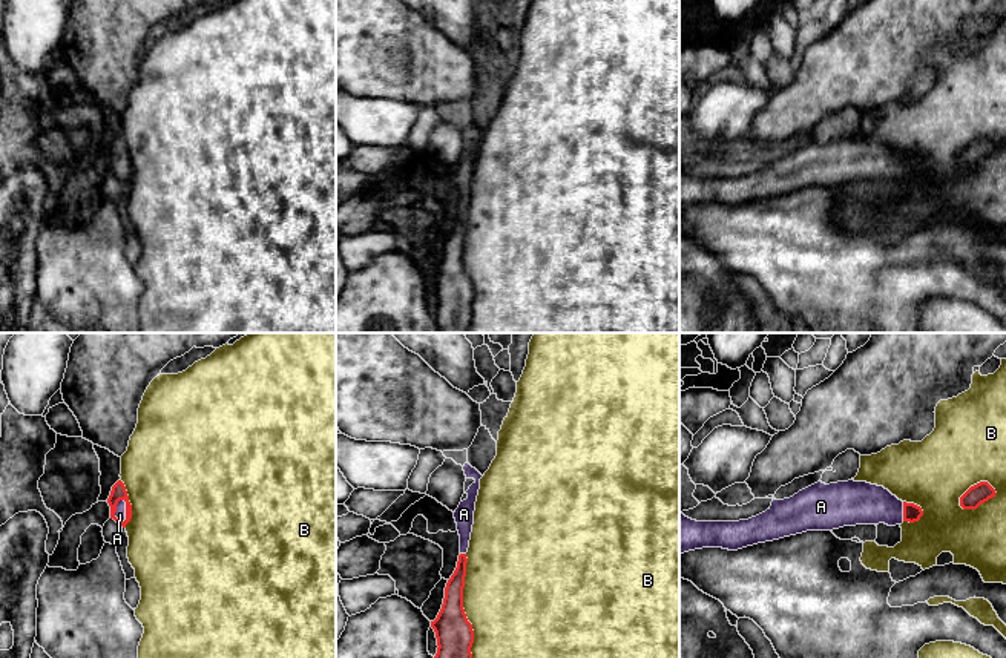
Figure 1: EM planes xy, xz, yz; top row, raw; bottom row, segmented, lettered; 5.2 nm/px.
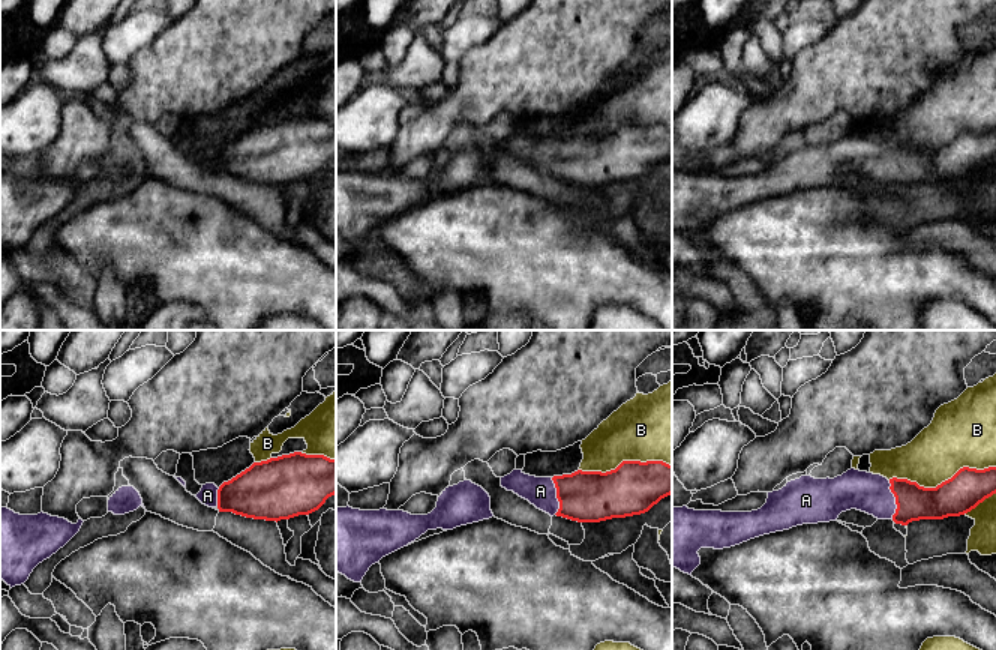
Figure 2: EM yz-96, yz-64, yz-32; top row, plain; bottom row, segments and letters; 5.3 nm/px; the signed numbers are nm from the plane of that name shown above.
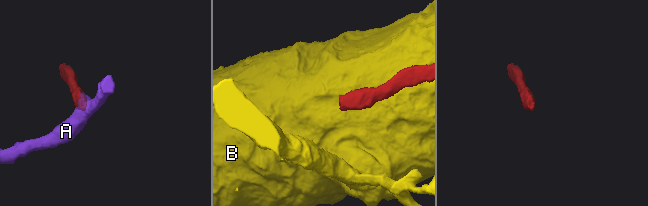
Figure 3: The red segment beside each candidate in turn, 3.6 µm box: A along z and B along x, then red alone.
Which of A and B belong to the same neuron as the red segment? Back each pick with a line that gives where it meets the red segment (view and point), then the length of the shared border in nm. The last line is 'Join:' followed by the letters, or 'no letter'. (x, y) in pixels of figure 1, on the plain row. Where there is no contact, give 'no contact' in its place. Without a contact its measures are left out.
A: meets red in xy at (126, 166); contact 130 nm long
Join: A

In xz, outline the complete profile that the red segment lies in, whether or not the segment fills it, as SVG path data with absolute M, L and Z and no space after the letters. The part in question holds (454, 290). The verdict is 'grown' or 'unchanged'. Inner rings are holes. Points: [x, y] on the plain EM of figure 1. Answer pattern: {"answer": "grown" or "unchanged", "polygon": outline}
{"answer": "grown", "polygon": "M465 120L463 127L466 135L474 135L475 138L466 147L468 155L460 158L454 169L460 192L460 212L457 224L446 239L442 265L437 275L431 278L439 302L434 314L440 333L466 333L472 319L474 287L463 265L463 244L468 219L466 209L483 132L469 120Z"}

